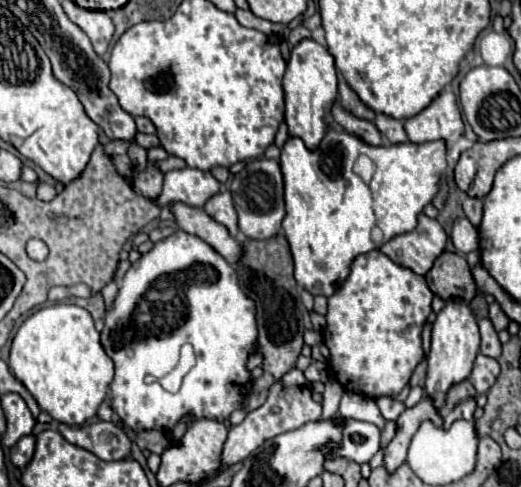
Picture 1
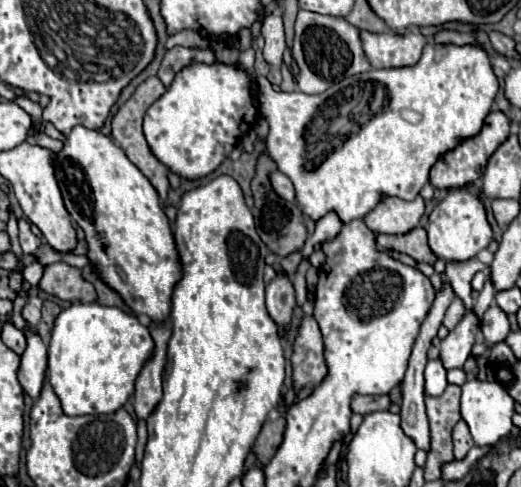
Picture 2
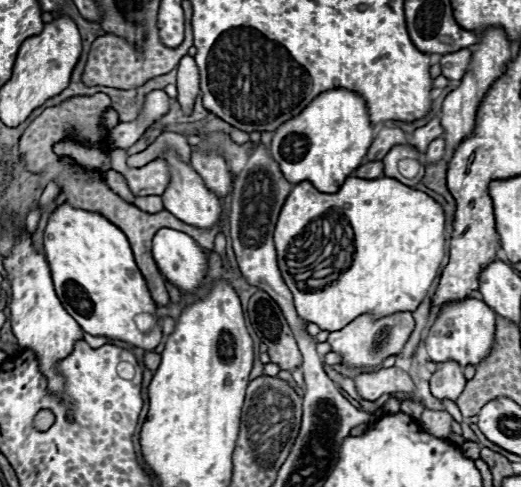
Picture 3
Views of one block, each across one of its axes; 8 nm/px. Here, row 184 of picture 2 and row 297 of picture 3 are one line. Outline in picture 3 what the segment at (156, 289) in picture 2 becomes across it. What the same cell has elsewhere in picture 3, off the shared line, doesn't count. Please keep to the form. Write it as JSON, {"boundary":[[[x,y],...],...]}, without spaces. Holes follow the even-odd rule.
{"boundary":[[[62,204],[54,210],[44,230],[44,254],[52,270],[58,298],[84,332],[122,340],[144,352],[153,351],[162,342],[158,318],[148,334],[134,324],[134,318],[140,312],[156,314],[156,304],[150,296],[146,278],[134,262],[128,238],[104,216]]]}

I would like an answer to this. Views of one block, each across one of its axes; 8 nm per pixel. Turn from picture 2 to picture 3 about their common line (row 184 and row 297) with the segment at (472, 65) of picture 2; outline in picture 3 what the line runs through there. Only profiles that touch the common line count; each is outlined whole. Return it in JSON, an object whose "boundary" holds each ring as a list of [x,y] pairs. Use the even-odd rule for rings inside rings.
{"boundary":[[[350,176],[336,194],[318,192],[312,186],[312,182],[302,180],[292,188],[292,192],[286,198],[286,204],[282,206],[282,212],[280,212],[276,230],[274,230],[274,244],[278,250],[278,266],[280,266],[284,282],[288,284],[288,288],[294,294],[294,306],[298,310],[298,316],[302,316],[306,322],[318,324],[322,330],[334,332],[334,330],[342,330],[346,324],[350,324],[354,318],[358,318],[360,314],[366,314],[366,312],[372,312],[374,316],[380,318],[380,316],[388,316],[394,312],[414,312],[418,308],[418,304],[424,300],[432,280],[436,278],[440,262],[444,258],[444,210],[428,194],[414,190],[410,186],[404,186],[398,180],[388,178],[388,176],[380,176],[374,180]]]}

